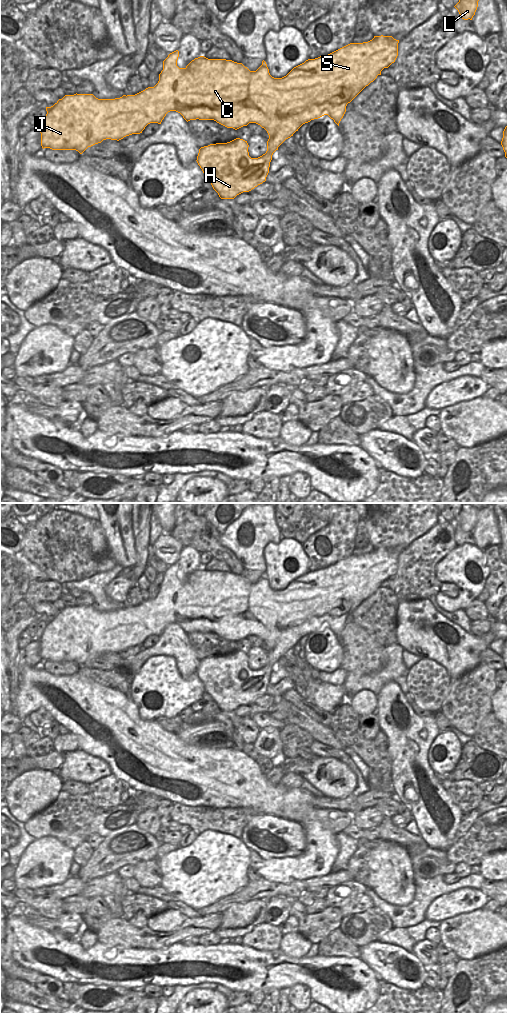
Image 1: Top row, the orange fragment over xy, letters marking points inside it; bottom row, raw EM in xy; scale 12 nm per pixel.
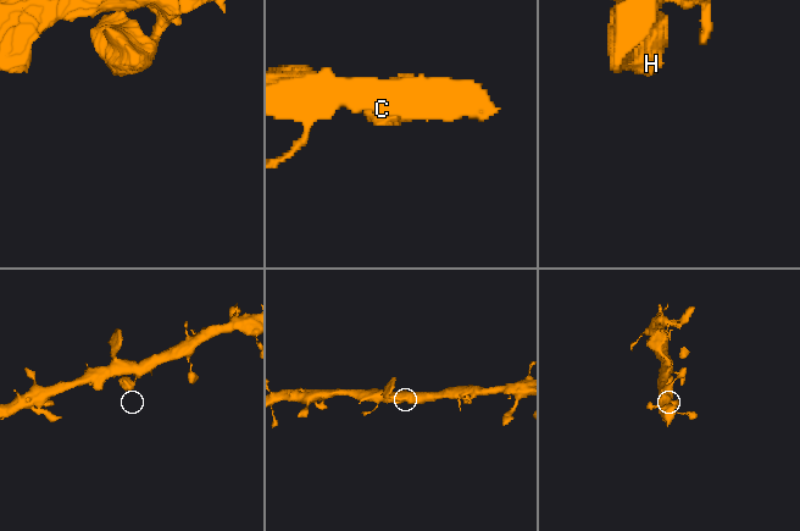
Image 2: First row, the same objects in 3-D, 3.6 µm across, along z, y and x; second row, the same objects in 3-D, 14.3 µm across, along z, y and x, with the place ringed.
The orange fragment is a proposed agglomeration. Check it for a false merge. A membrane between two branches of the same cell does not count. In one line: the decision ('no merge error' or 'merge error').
no merge error

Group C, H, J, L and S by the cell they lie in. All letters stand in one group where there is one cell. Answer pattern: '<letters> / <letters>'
C H J L S

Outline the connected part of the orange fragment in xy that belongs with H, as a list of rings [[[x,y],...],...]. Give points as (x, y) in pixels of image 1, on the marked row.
[[[383,35],[374,36],[368,42],[350,43],[328,55],[306,60],[282,78],[272,77],[264,60],[256,71],[250,71],[242,63],[232,60],[208,59],[204,56],[195,58],[185,68],[179,68],[177,66],[179,51],[176,50],[163,61],[163,70],[154,87],[148,87],[135,95],[123,95],[115,99],[98,99],[93,94],[65,95],[53,106],[46,107],[47,114],[39,128],[41,146],[43,149],[76,150],[82,154],[88,147],[101,143],[103,140],[119,141],[126,136],[142,133],[150,123],[161,124],[170,111],[180,113],[187,122],[196,119],[214,120],[235,130],[247,126],[249,123],[256,123],[264,128],[269,135],[267,151],[258,158],[249,156],[249,145],[247,141],[240,138],[227,143],[210,144],[199,149],[196,161],[202,169],[205,179],[211,183],[221,199],[234,199],[237,195],[249,192],[266,181],[273,153],[303,124],[328,115],[339,126],[346,112],[347,104],[378,75],[381,75],[384,68],[388,68],[395,62],[398,56],[398,43],[399,40],[392,36]]]

